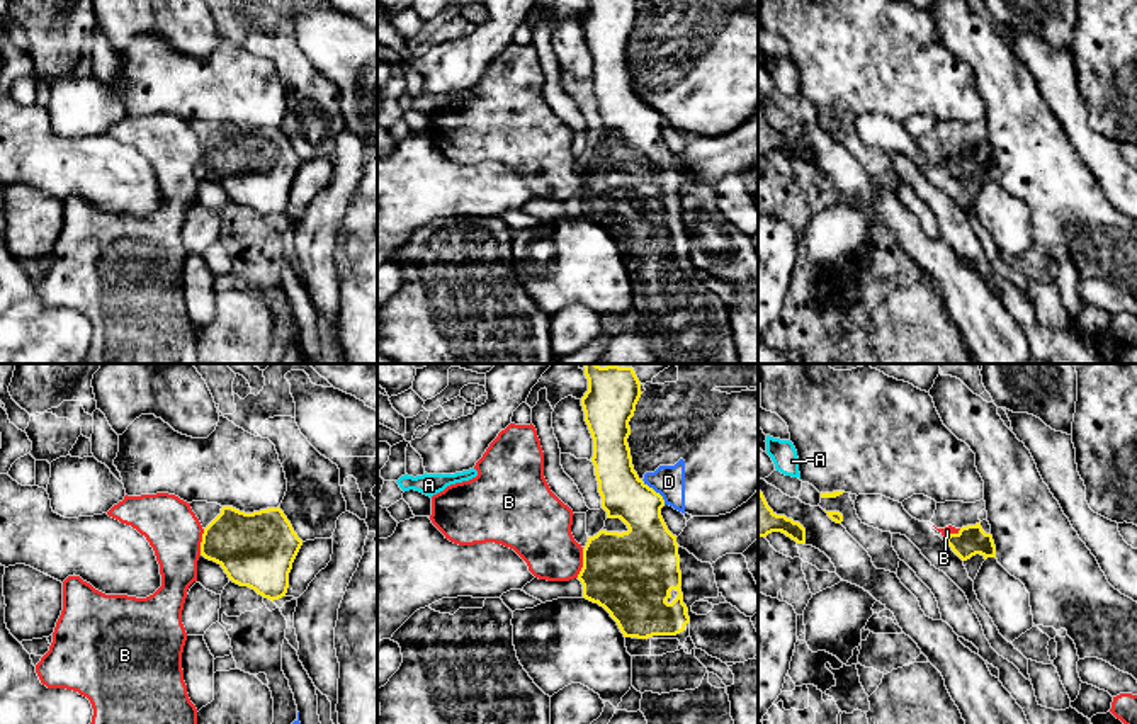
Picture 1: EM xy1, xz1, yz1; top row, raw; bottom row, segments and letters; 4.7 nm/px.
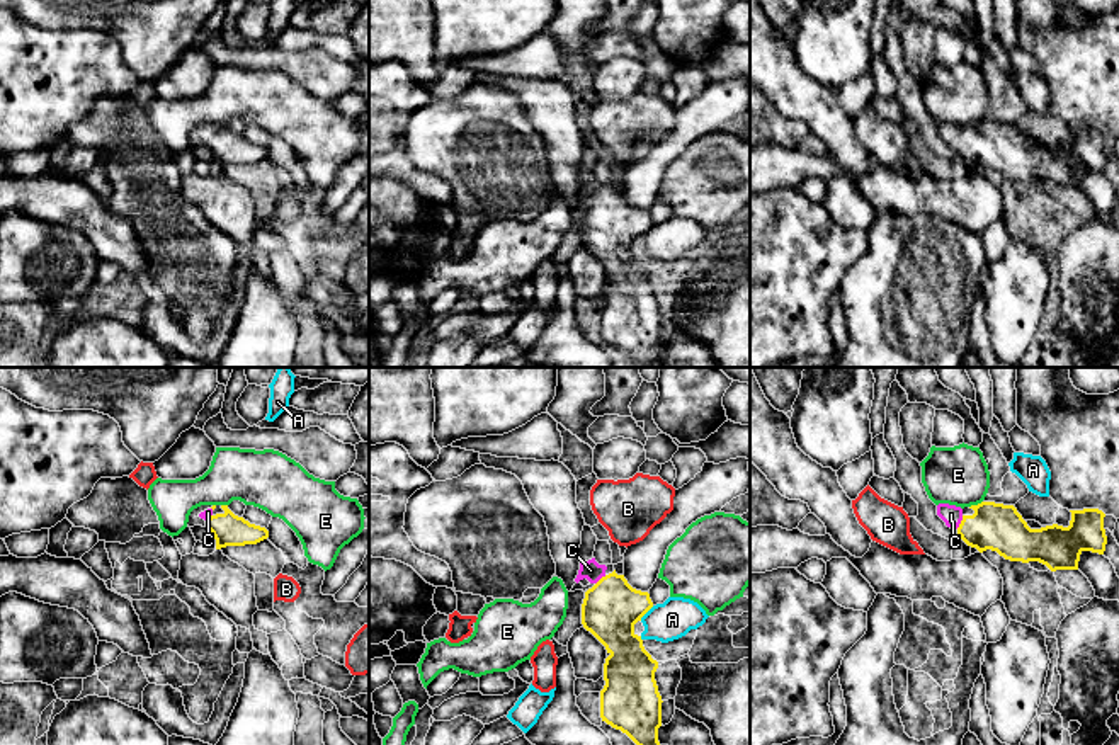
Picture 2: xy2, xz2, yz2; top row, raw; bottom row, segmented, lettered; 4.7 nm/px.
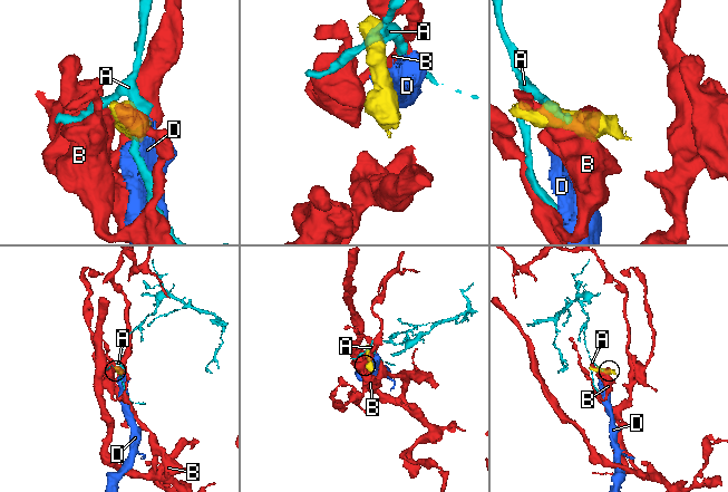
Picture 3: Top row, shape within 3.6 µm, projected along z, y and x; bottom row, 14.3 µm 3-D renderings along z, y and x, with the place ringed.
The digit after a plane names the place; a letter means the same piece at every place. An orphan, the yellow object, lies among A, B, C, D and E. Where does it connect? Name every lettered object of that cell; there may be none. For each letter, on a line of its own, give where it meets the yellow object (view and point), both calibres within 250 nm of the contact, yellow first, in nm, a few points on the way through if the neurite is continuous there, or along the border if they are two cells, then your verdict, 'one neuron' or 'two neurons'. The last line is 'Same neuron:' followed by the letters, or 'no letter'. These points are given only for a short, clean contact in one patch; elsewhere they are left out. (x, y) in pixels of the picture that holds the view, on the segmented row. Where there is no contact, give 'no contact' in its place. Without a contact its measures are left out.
A: meets yellow in xz2 at (647, 611); 280 nm thick on the yellow side, 190 nm on the other; border along xz2 (653, 606), (640, 619); two neurons
B: meets yellow in xz1 at (583, 563); 400 nm thick on the yellow side, 280 nm on the other; border along xz1 (583, 549), (583, 566), (576, 576); two neurons
C: meets yellow in yz2 at (961, 523); 220 nm thick on the yellow side, 90 nm on the other; runs through yz2 (1000, 528), (970, 528), (961, 523), (951, 514); one neuron
D: meets yellow in xz1 at (653, 490); 240 nm thick on the yellow side, 150 nm on the other; border along xz1 (641, 480), (665, 503); two neurons
E: meets yellow in yz2 at (975, 506); 220 nm thick on the yellow side, 280 nm on the other; border along yz2 (982, 500), (970, 507); two neurons
Same neuron: C

